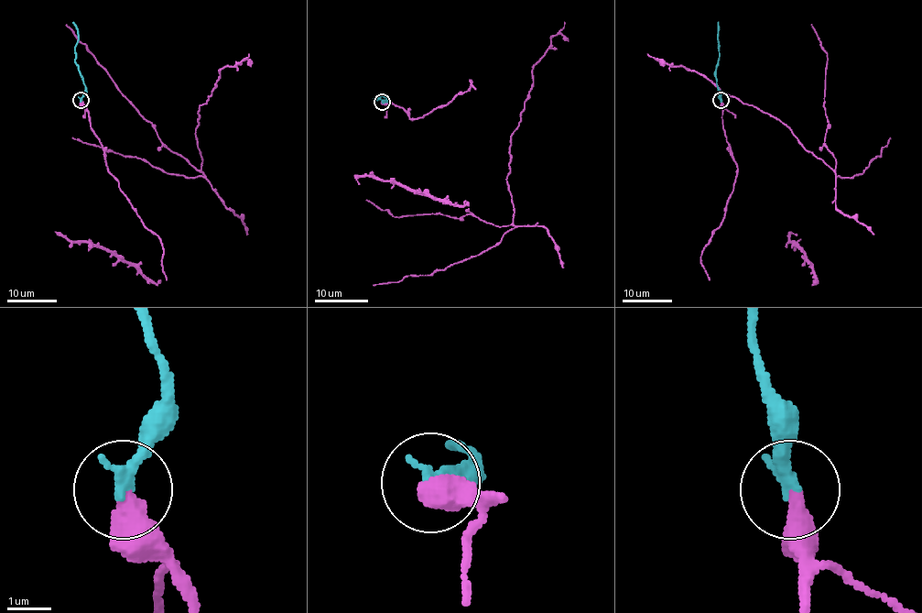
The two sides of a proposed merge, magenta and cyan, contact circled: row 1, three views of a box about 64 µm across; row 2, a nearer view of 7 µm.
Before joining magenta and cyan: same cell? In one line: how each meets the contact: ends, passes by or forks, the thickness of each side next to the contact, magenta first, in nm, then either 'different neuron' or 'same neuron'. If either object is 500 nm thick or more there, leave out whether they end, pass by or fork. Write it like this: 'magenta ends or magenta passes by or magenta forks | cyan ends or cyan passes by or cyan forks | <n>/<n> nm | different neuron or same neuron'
magenta ends | cyan ends | 440/360 nm | same neuron

